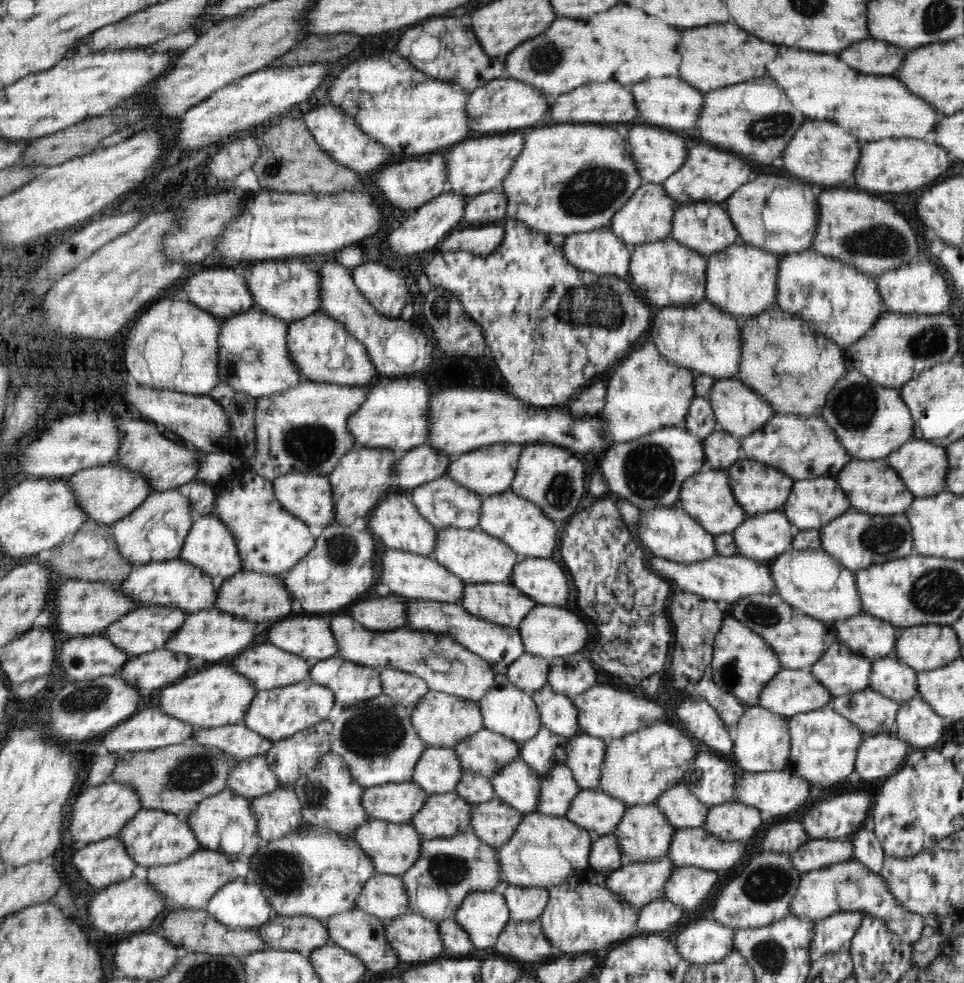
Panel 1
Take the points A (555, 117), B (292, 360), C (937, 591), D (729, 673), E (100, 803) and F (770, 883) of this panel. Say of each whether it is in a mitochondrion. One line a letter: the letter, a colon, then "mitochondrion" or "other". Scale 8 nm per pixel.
A: other
B: other
C: mitochondrion
D: mitochondrion
E: other
F: mitochondrion

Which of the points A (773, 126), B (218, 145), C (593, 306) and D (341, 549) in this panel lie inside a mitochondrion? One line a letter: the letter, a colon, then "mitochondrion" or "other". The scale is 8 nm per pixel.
A: mitochondrion
B: other
C: mitochondrion
D: mitochondrion

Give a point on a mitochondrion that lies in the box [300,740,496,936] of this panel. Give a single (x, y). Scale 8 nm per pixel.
(449, 869)

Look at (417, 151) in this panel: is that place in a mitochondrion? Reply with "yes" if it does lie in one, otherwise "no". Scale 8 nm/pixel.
no

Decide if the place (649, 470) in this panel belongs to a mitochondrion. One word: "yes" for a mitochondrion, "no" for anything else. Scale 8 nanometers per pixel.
yes

